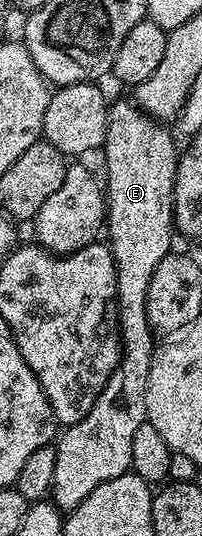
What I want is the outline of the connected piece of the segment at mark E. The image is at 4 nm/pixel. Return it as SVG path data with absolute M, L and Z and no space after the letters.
M133 101L118 102L109 107L110 115L108 116L108 128L106 129L106 140L104 143L104 155L106 154L106 178L104 177L104 193L106 195L106 221L104 223L105 233L110 233L108 237L108 245L114 263L116 264L116 288L118 289L118 341L120 343L120 353L118 363L112 372L112 376L108 380L108 384L104 384L104 388L100 392L100 396L96 396L96 400L92 404L92 408L83 416L76 424L65 427L57 435L54 451L56 452L56 476L52 476L52 488L49 497L52 499L59 511L69 512L76 509L83 500L88 496L88 492L92 492L92 488L100 488L100 484L104 484L104 480L116 480L116 476L127 473L132 464L132 436L136 433L136 428L140 428L140 424L146 422L146 389L148 388L148 372L152 368L152 356L156 345L156 335L154 329L148 324L148 316L146 315L146 305L148 304L148 284L152 280L152 272L156 272L156 264L160 264L160 260L164 260L164 256L171 253L172 246L170 241L176 238L174 229L174 181L176 180L176 172L178 171L178 160L180 157L179 147L174 147L174 138L169 134L167 127L159 122L157 118L151 118L145 114L143 110L139 110Z

